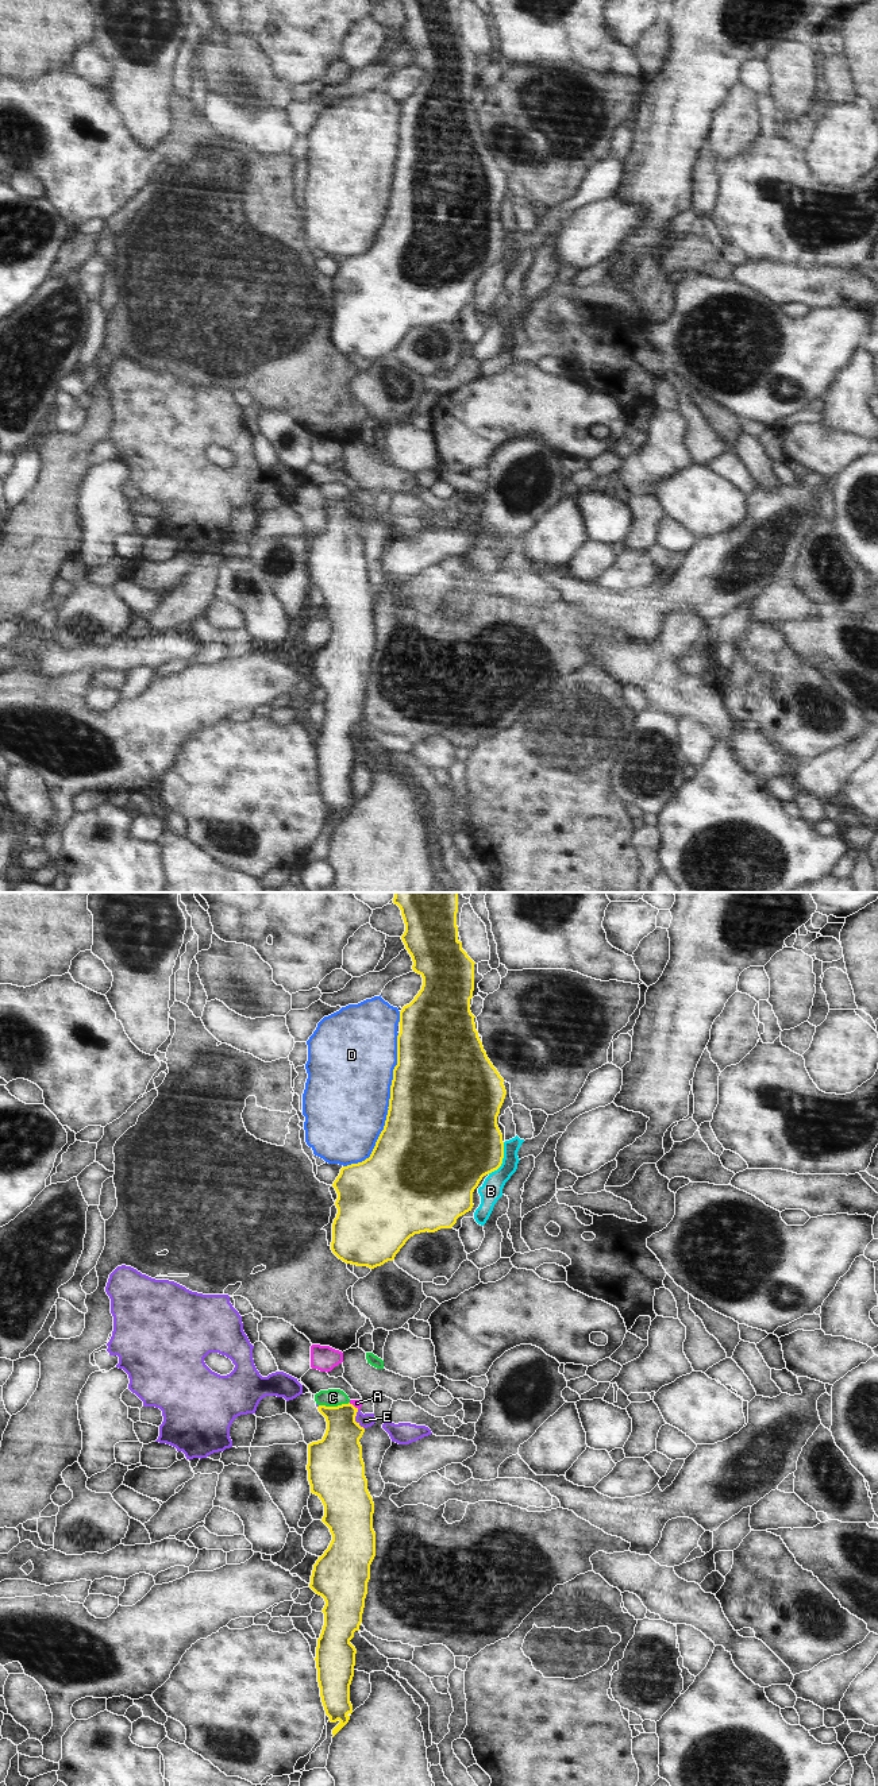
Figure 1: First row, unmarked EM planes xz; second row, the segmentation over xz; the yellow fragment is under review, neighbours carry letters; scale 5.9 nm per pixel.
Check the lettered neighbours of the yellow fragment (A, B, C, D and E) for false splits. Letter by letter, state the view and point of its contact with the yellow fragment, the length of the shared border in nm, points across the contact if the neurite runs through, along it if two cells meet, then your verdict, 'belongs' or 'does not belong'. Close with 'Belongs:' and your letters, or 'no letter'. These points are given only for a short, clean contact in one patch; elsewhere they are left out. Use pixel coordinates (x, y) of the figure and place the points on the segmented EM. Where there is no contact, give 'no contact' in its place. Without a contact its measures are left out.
A: xz (353, 1405) | 70 nm | along xz (349, 1403), (358, 1408) | does not belong
B: xz (501, 1160) | 220 nm | does not belong
C: xz (334, 1407) | 190 nm | along xz (349, 1401), (341, 1405), (319, 1405) | does not belong
D: xz (388, 1107) | 850 nm | does not belong
E: xz (354, 1419) | 130 nm | along xz (357, 1410), (355, 1420), (364, 1428) | does not belong
Belongs: no letter

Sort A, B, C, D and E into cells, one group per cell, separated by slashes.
A / B / C / D / E

